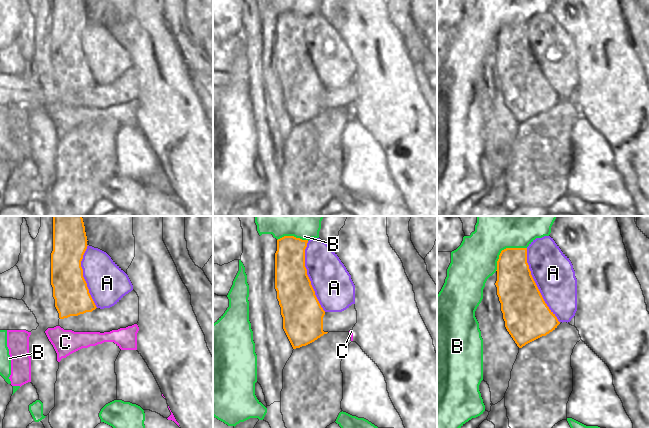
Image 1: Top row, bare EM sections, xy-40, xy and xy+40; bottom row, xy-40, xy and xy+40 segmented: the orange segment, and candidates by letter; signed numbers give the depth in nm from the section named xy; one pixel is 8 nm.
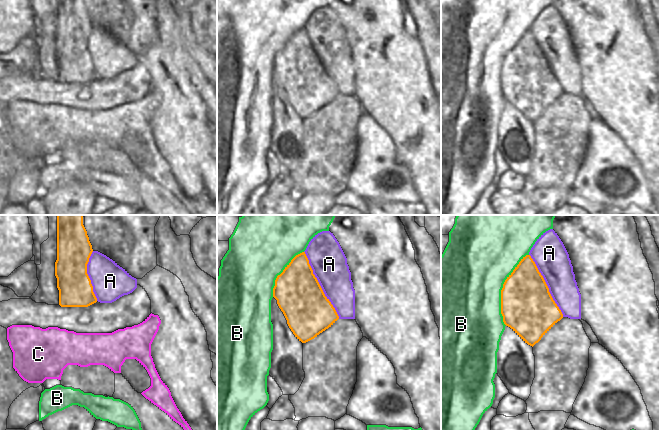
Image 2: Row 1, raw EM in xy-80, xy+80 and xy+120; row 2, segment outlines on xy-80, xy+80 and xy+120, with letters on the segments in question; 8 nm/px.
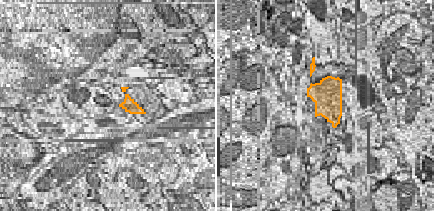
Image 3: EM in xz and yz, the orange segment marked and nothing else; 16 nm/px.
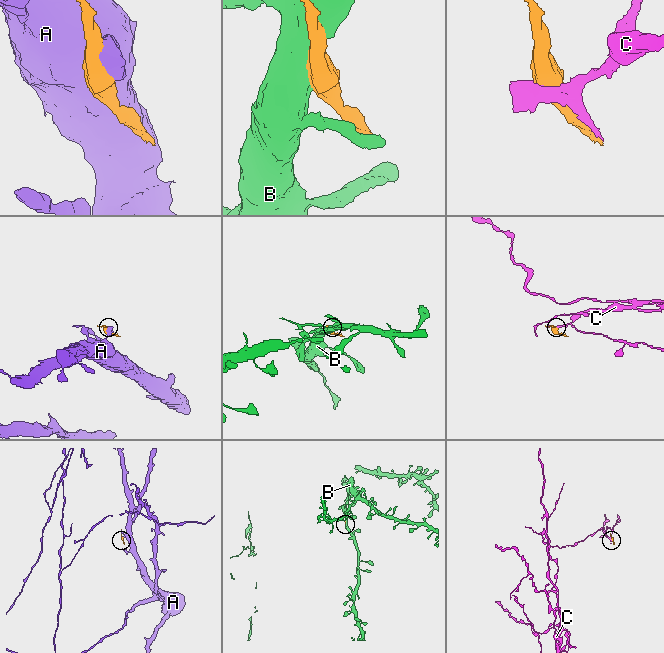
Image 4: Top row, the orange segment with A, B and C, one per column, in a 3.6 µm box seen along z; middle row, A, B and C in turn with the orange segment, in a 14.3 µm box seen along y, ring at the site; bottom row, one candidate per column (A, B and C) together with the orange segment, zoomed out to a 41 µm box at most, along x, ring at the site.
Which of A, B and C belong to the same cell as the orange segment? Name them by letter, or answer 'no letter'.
no letter

